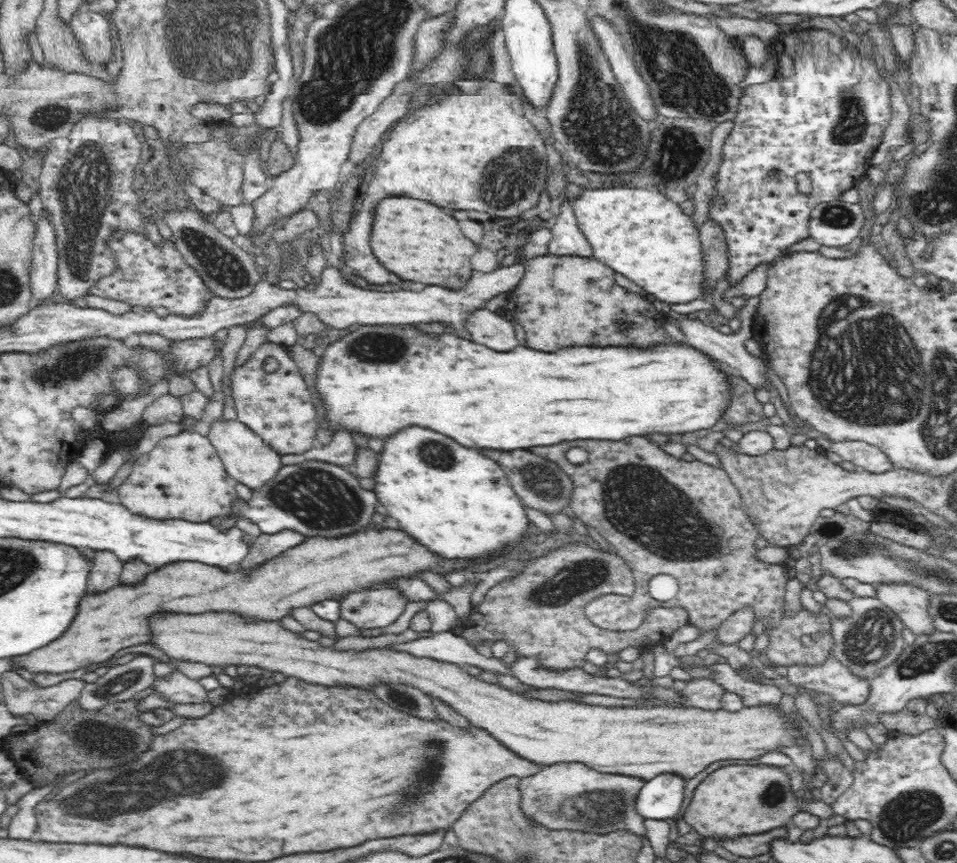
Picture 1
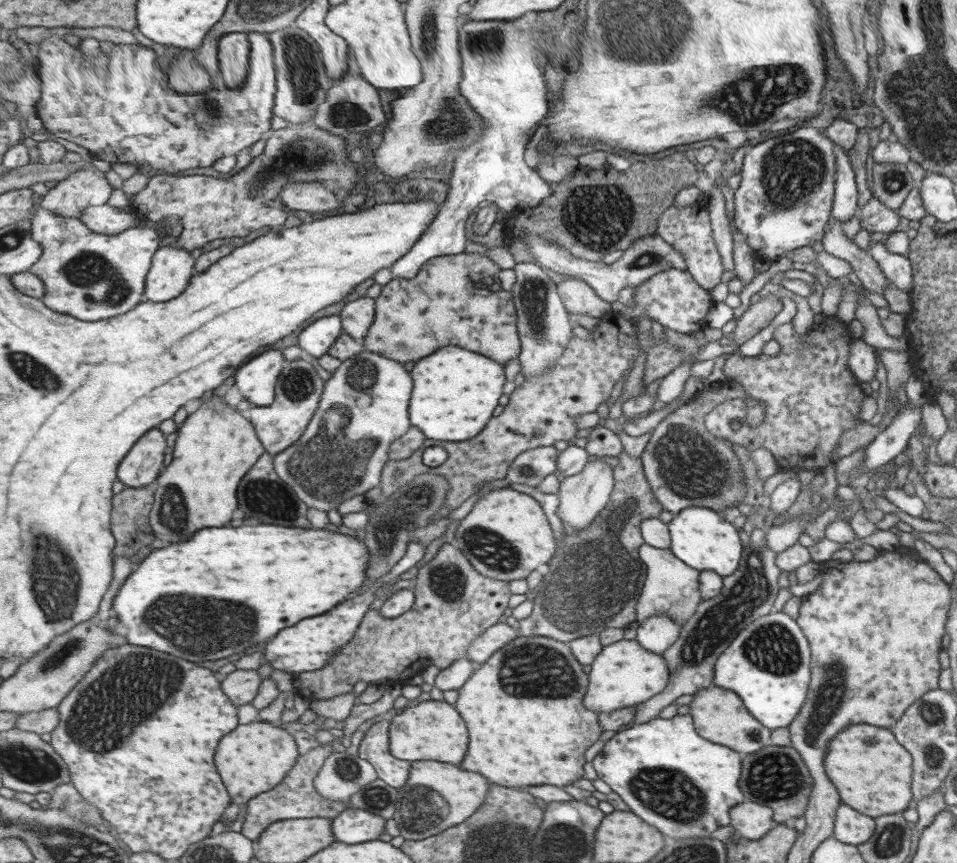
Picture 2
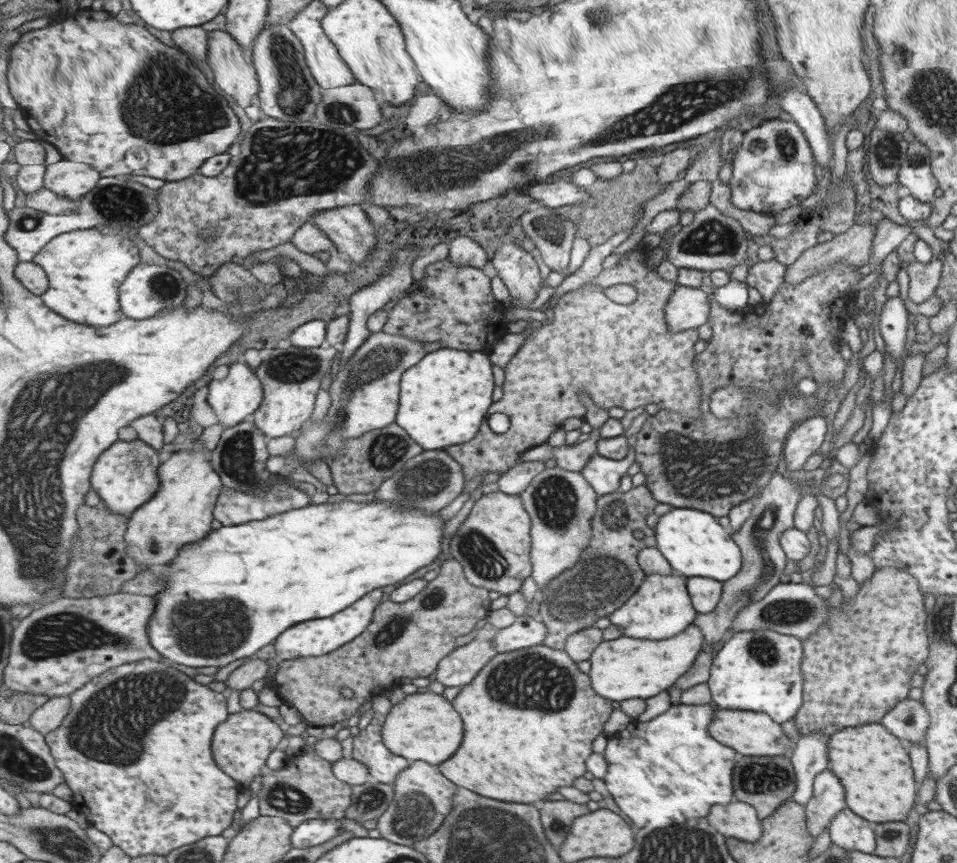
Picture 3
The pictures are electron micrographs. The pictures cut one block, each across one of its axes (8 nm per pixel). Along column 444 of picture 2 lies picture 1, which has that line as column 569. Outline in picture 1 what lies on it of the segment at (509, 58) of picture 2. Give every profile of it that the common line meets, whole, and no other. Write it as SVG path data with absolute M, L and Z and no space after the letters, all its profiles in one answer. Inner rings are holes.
M566 196L562 200L559 210L556 211L555 223L551 229L553 239L548 245L550 254L594 259L588 239L577 226L577 218L573 214L573 205Z

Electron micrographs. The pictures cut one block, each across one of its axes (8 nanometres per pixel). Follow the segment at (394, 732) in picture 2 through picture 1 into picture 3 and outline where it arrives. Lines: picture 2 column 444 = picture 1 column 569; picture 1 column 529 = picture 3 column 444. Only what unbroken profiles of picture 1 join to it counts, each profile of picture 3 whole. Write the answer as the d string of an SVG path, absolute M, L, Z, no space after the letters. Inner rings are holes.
M431 691L412 693L393 705L383 721L380 738L382 744L394 756L408 762L422 761L436 767L455 752L461 742L461 720L440 694Z

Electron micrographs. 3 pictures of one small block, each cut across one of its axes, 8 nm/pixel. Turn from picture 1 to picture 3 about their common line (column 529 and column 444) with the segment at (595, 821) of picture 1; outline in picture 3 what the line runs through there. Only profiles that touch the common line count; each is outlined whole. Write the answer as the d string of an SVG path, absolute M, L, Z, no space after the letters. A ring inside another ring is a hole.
M422 761L409 762L391 784L394 796L387 809L376 819L376 829L381 838L411 847L433 833L452 809L457 788L443 777L435 765Z

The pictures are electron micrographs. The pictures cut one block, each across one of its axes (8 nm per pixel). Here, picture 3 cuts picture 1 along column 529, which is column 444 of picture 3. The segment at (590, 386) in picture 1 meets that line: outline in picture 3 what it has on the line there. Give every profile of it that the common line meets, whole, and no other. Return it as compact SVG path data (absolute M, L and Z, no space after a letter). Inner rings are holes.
M440 348L425 354L421 364L407 368L399 382L401 412L395 424L403 428L422 450L439 450L451 444L467 443L475 436L491 404L491 364L479 351Z

